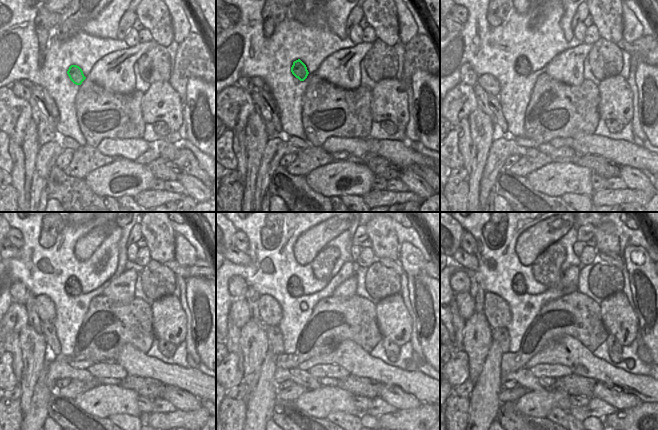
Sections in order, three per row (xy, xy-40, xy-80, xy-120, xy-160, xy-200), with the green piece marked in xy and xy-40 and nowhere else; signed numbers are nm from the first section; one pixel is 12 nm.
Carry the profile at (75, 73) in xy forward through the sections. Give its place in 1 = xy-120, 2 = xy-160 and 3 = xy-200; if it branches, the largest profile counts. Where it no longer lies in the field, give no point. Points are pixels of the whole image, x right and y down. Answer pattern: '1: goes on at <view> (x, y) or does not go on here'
1: goes on at xy-120 (72, 285)
2: goes on at xy-160 (295, 287)
3: goes on at xy-200 (518, 287)

